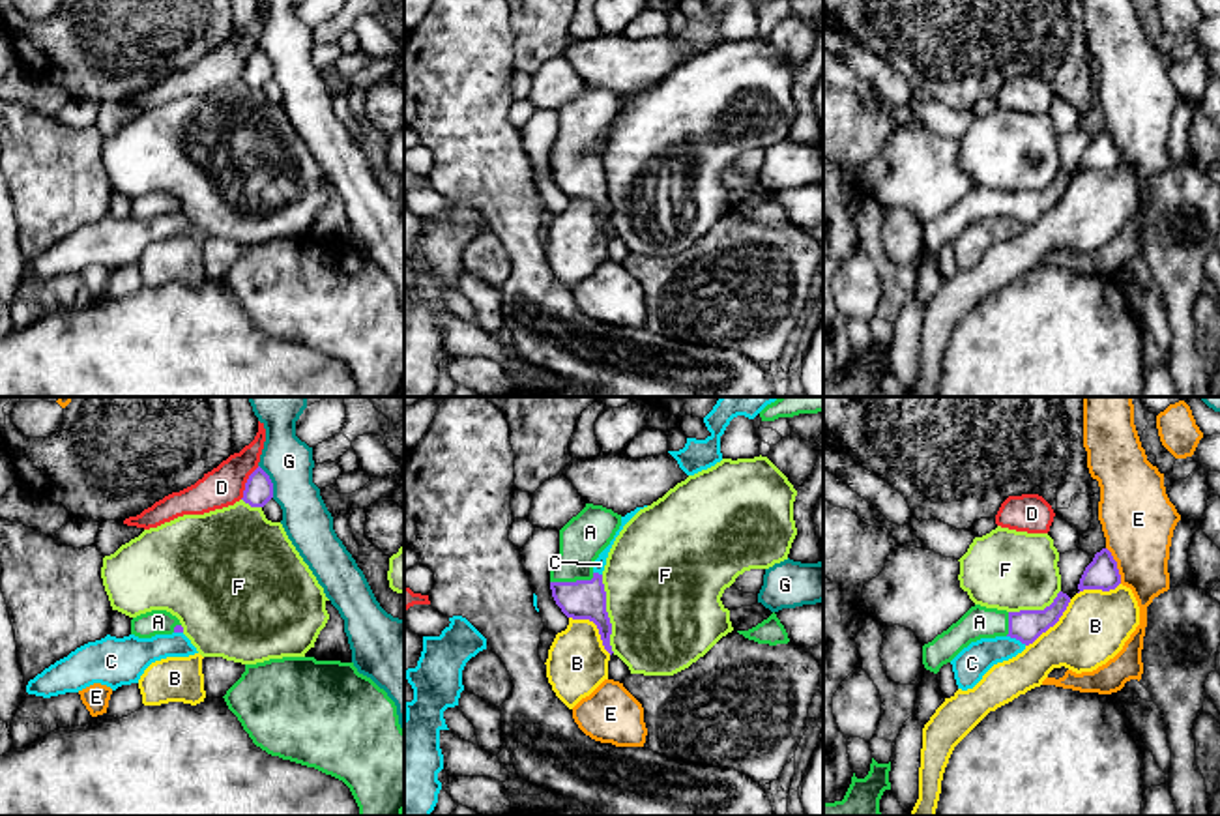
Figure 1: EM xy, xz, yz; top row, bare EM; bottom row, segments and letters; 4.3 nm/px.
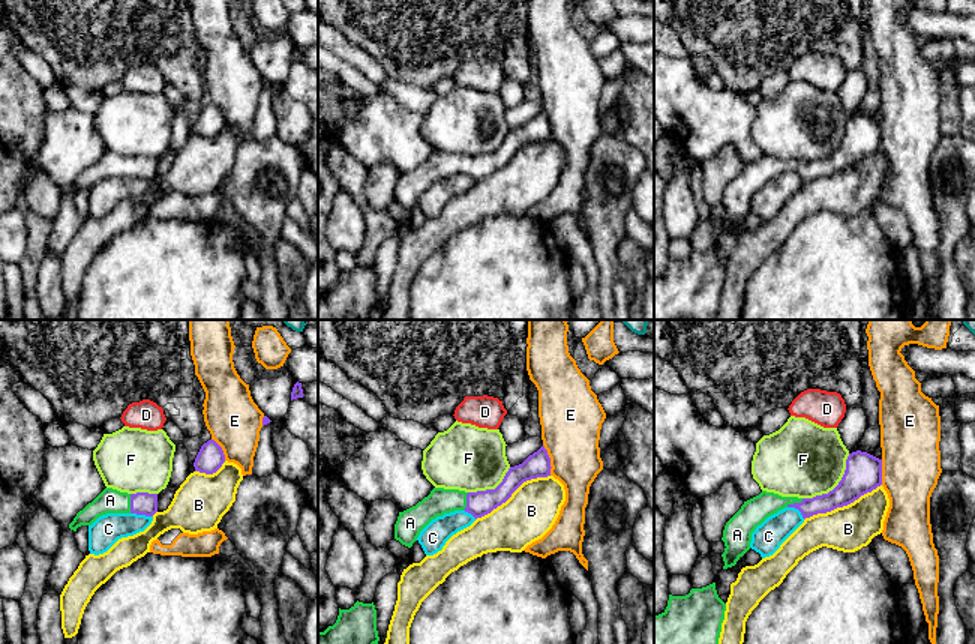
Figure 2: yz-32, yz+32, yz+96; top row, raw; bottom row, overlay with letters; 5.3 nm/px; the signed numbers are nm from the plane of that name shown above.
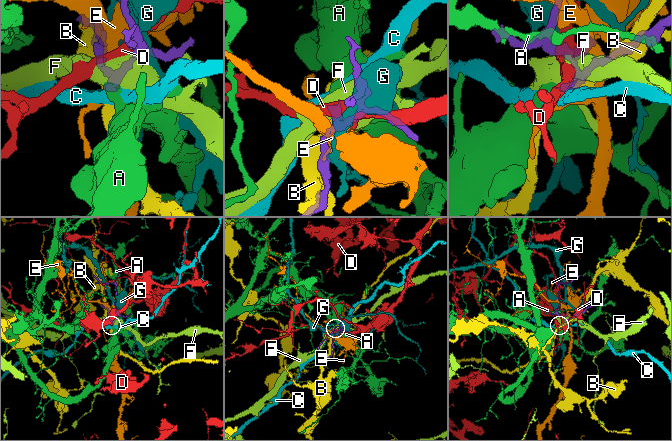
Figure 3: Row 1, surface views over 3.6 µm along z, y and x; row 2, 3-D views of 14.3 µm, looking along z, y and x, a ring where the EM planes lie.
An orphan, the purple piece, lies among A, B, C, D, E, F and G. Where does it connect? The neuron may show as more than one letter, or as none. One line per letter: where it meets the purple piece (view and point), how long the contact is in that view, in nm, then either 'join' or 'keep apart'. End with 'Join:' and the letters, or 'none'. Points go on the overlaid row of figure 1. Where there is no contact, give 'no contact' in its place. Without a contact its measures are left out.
A: xz (573, 582) | 200 nm | join
B: xz (597, 627) | 240 nm | keep apart
C: yz (1016, 639) | 100 nm | keep apart
D: xy (246, 483) | 170 nm | keep apart
E: yz (1116, 566) | 170 nm | keep apart
F: xz (607, 614) | 340 nm | keep apart
G: xy (270, 481) | 160 nm | keep apart
Join: A

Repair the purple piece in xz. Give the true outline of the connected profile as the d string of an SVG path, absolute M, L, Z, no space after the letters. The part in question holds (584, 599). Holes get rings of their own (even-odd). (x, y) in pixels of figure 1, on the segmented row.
M586 503L559 530L559 554L550 569L550 590L567 618L597 625L604 649L612 655L612 623L606 612L603 575L593 571L599 554L621 526L621 515L603 505Z

